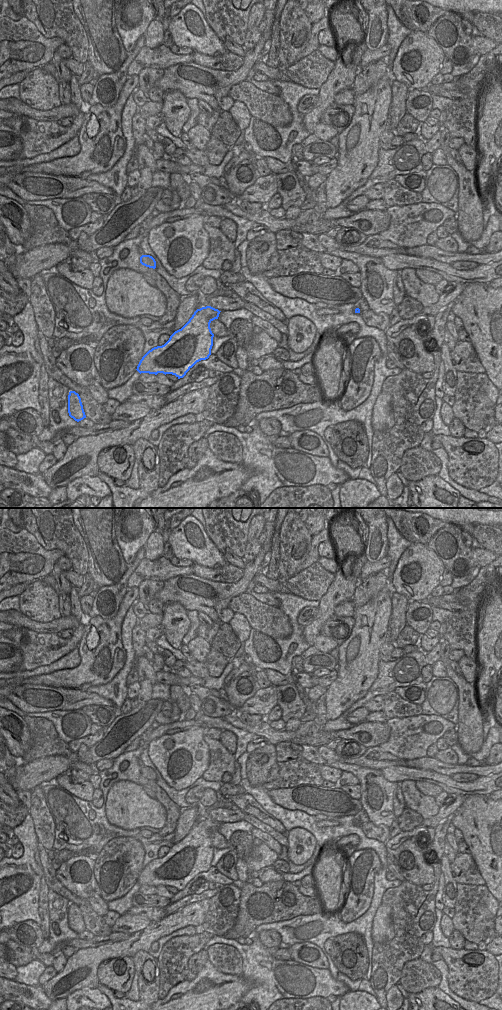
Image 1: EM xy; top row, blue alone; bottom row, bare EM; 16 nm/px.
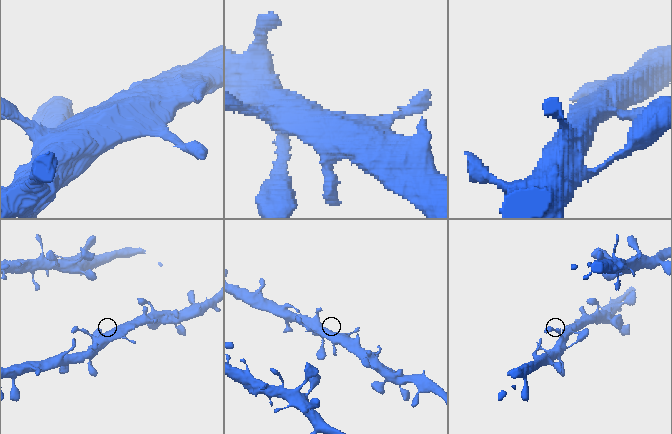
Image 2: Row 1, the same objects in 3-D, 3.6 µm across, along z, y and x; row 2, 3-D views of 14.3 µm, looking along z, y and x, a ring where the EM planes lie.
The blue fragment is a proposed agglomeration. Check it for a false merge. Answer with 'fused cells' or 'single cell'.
single cell

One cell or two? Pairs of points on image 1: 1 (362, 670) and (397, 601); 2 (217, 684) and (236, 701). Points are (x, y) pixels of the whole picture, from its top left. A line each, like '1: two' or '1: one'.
1: two
2: two

